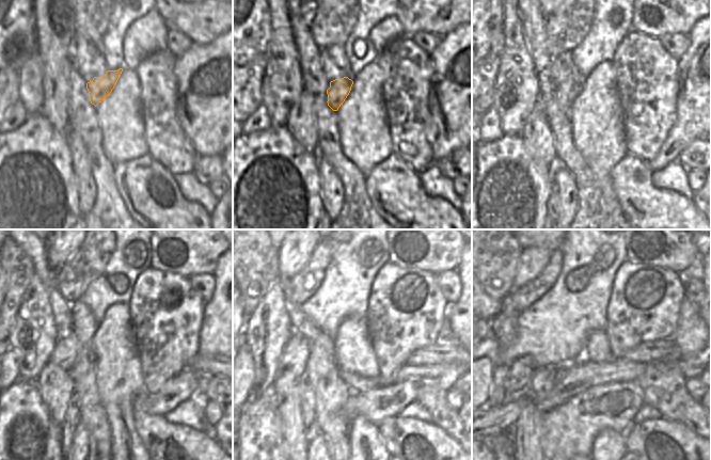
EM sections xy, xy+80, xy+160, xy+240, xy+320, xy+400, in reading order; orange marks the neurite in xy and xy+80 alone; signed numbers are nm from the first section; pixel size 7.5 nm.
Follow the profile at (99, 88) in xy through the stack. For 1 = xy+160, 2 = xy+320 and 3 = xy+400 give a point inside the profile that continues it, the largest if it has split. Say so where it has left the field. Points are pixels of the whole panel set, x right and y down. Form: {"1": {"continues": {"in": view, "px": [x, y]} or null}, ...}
{"1": {"continues": {"in": "xy+160", "px": [572, 93]}}, "2": {"continues": {"in": "xy+320", "px": [293, 363]}}, "3": {"continues": {"in": "xy+400", "px": [520, 373]}}}

